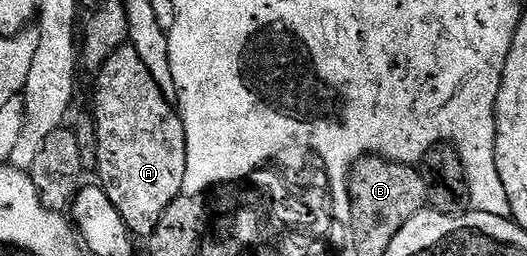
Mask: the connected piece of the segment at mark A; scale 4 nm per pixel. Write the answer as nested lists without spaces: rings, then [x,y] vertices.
[[[131,44],[118,47],[114,56],[102,64],[95,74],[96,112],[94,119],[97,130],[97,166],[95,173],[100,174],[98,185],[110,196],[110,204],[118,208],[118,214],[128,226],[128,231],[137,239],[147,239],[154,233],[166,208],[184,193],[186,180],[186,132],[177,107],[158,88],[150,68],[142,64],[142,56],[134,52]]]

